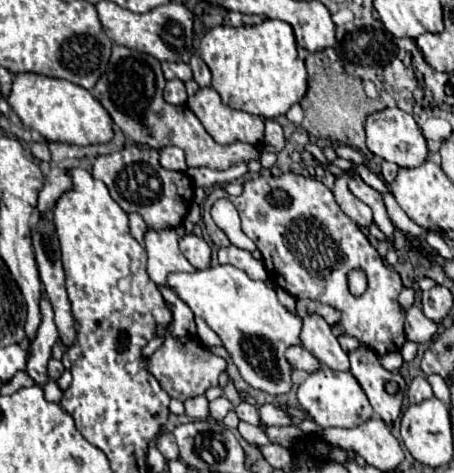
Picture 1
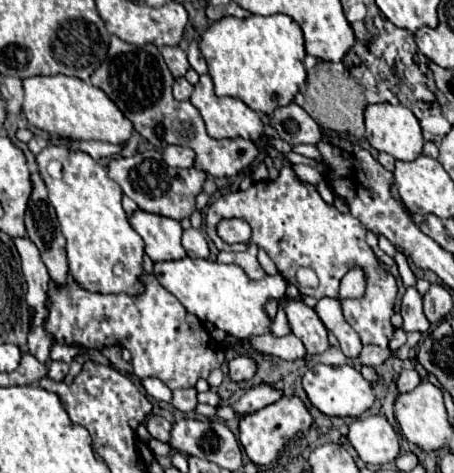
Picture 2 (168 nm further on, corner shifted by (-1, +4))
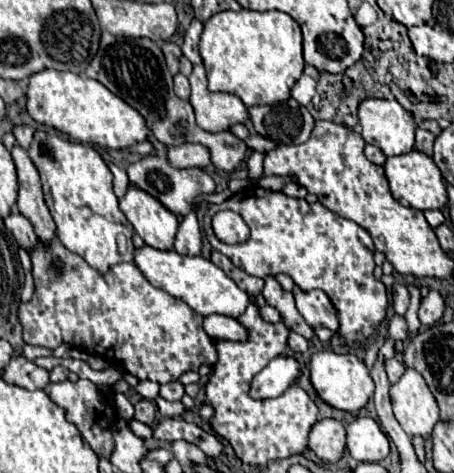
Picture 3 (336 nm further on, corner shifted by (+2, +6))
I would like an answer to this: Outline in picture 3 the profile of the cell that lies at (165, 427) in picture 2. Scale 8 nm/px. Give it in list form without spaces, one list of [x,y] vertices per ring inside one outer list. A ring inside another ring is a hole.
[[[142,399],[142,401],[138,401],[136,405],[134,405],[134,409],[136,409],[136,413],[134,413],[134,419],[138,419],[140,423],[144,423],[144,425],[154,425],[154,421],[156,421],[156,403],[154,401],[148,401],[148,399]]]

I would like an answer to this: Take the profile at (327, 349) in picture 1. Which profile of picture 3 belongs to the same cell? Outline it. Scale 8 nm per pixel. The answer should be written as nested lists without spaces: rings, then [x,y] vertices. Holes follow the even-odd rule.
[[[264,277],[264,289],[262,289],[262,293],[264,293],[264,297],[266,297],[266,303],[278,309],[278,313],[280,313],[280,317],[282,317],[282,323],[284,323],[290,331],[302,335],[302,337],[308,339],[308,341],[310,341],[310,339],[316,339],[314,329],[312,329],[312,327],[306,323],[306,319],[298,313],[292,293],[290,293],[290,291],[284,291],[274,277]]]

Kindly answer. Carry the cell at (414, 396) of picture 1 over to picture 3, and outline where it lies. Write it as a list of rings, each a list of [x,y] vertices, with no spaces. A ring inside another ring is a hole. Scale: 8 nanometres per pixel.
[[[398,359],[386,361],[386,373],[388,373],[388,381],[390,383],[396,383],[404,375],[404,371],[406,371],[406,367]]]

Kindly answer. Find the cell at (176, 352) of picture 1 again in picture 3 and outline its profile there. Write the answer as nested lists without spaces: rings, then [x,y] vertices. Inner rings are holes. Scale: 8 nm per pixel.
[[[58,239],[48,247],[38,243],[30,253],[32,257],[32,275],[36,291],[28,303],[20,305],[18,317],[24,329],[24,341],[48,349],[56,349],[60,343],[70,343],[74,347],[90,349],[106,357],[106,351],[112,351],[114,357],[124,363],[124,369],[138,379],[158,381],[160,385],[178,381],[186,371],[198,371],[200,365],[214,365],[218,353],[214,341],[202,329],[202,317],[192,311],[184,301],[156,289],[136,267],[136,263],[118,263],[106,275],[96,273],[88,263],[80,261],[74,253],[64,249]]]

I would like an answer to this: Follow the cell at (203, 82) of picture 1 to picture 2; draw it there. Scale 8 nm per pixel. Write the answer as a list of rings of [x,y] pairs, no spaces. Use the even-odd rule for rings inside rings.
[[[193,39],[193,41],[189,43],[189,51],[187,51],[187,53],[189,53],[189,63],[191,63],[191,67],[193,67],[197,73],[207,73],[207,63],[205,63],[199,47],[197,47],[197,39]]]

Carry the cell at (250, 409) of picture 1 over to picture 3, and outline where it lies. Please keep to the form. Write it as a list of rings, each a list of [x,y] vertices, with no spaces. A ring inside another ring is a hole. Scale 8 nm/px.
[[[274,357],[250,383],[252,399],[280,397],[298,377],[298,363],[292,357]]]

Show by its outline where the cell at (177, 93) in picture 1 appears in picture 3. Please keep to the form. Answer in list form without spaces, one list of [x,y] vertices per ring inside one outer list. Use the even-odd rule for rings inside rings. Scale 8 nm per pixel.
[[[182,73],[174,75],[174,91],[176,91],[176,95],[180,99],[188,99],[190,97],[190,83]]]

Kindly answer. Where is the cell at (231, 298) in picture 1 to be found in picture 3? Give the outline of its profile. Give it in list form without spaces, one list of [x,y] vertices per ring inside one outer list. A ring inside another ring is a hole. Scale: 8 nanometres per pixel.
[[[152,247],[136,249],[134,263],[140,267],[144,277],[158,289],[170,293],[172,297],[184,301],[190,309],[200,313],[202,317],[208,315],[226,315],[238,319],[250,305],[250,295],[240,289],[218,265],[204,257],[182,257],[176,251],[158,251]]]

